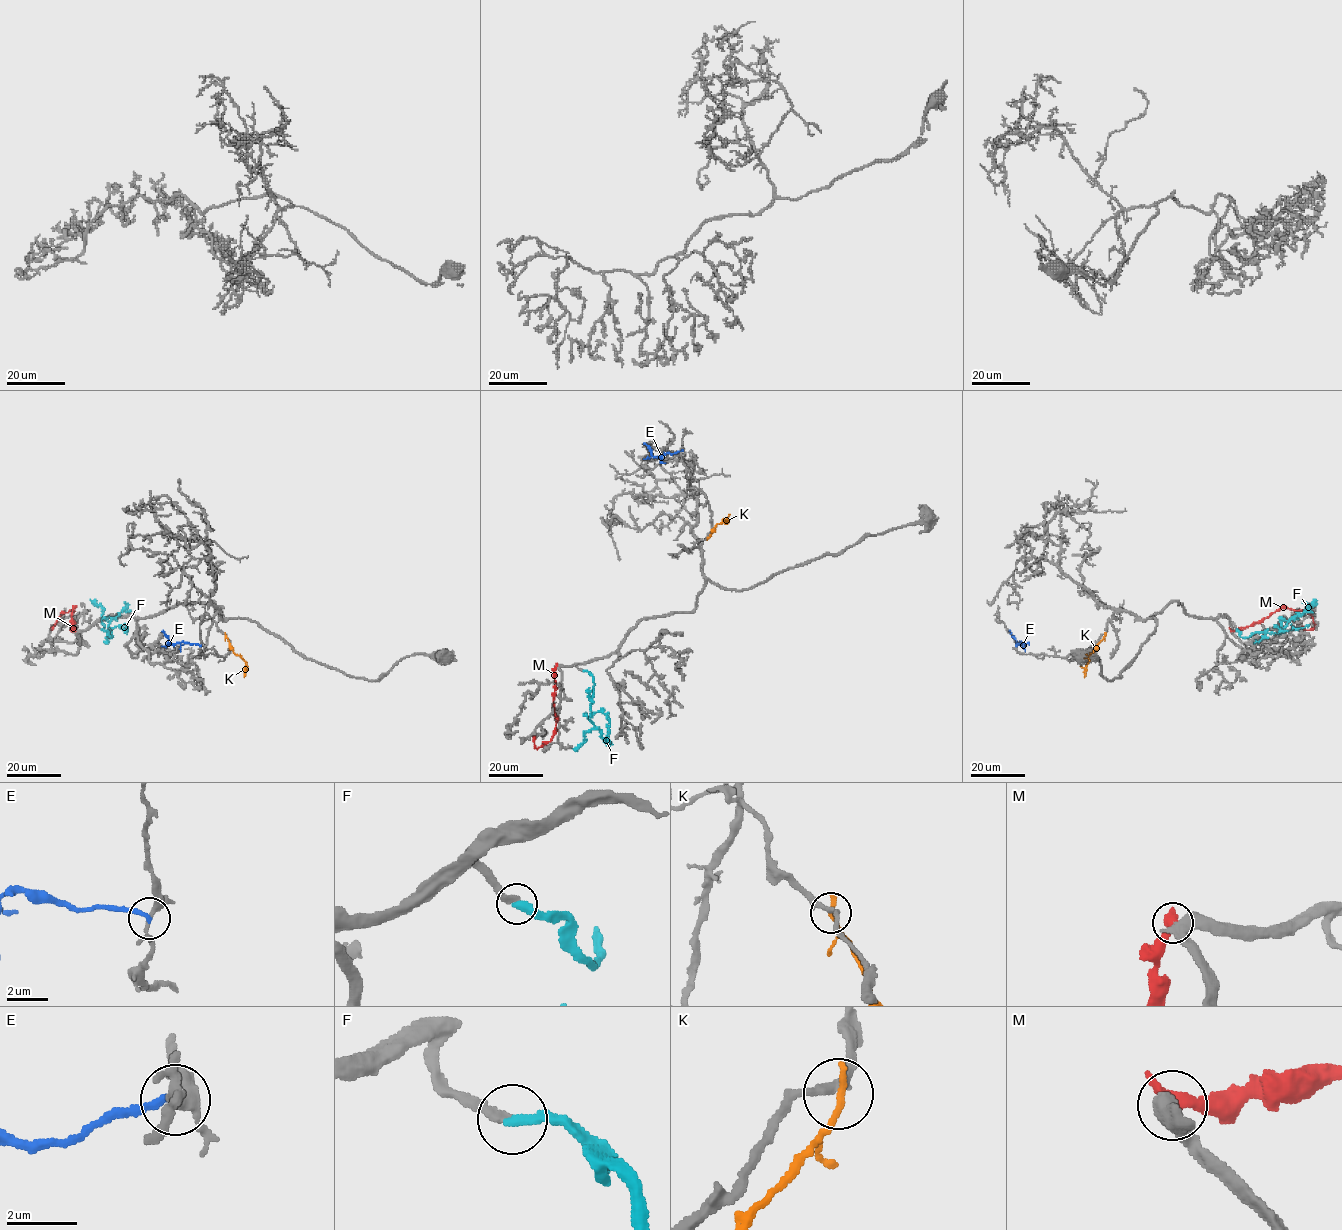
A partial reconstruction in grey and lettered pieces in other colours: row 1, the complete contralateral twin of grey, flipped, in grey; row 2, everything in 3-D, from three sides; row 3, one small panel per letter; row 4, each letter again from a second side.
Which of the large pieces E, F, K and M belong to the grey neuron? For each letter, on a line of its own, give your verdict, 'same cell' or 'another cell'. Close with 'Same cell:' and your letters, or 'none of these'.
E: another cell
F: same cell
K: another cell
M: another cell
Same cell: F

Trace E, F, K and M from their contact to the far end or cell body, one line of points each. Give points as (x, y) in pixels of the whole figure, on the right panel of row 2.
E: (1016, 645), (1020, 642), (1023, 644), (1019, 644), (1009, 630)
F: (1236, 629), (1241, 637), (1256, 632), (1278, 633), (1292, 619), (1304, 613), (1314, 599)
K: (1105, 634), (1089, 654), (1085, 677)
M: (1231, 630), (1254, 625), (1287, 607), (1304, 610), (1312, 616), (1313, 627), (1305, 629), (1303, 625)

